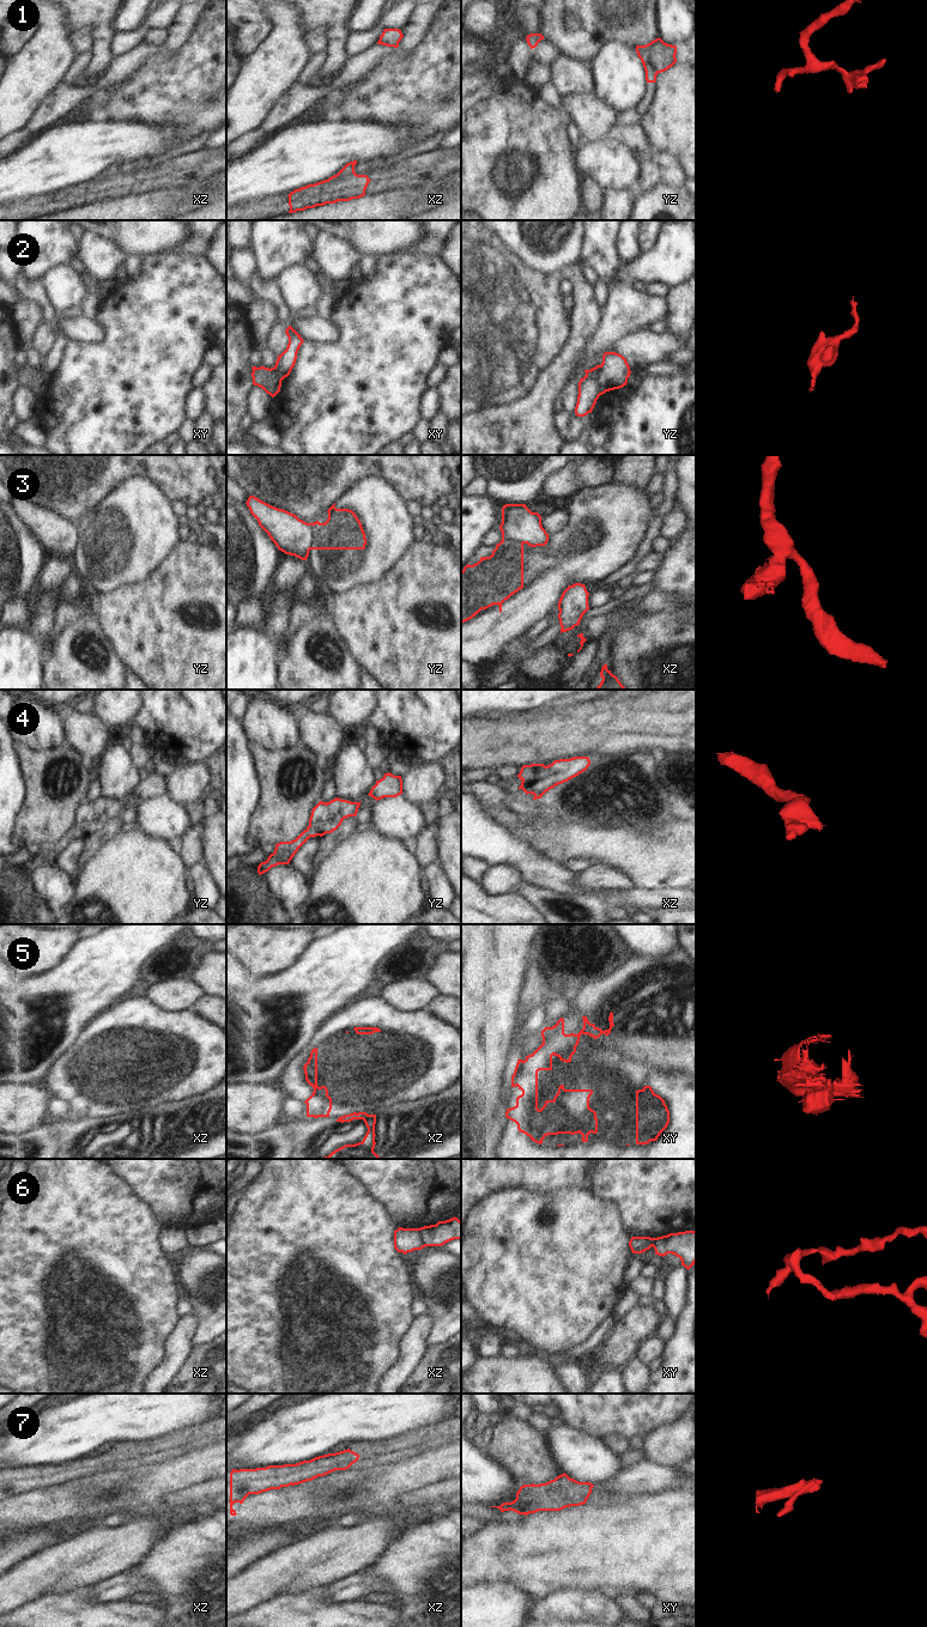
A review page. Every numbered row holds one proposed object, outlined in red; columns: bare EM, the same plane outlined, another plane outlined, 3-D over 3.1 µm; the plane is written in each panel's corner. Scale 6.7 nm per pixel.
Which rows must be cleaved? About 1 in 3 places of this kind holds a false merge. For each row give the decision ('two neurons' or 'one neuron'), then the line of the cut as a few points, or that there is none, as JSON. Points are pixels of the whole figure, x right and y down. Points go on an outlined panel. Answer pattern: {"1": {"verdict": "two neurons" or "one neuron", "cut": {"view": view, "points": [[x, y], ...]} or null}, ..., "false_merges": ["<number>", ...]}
{"1": {"verdict": "two neurons", "cut": {"view": "yz", "points": [[649, 43], [653, 47], [649, 64], [656, 73]]}}, "2": {"verdict": "two neurons", "cut": {"view": "yz", "points": [[600, 365], [597, 372], [599, 394]]}}, "3": {"verdict": "two neurons", "cut": {"view": "yz", "points": [[310, 523], [313, 529], [311, 548]]}}, "4": {"verdict": "one neuron", "cut": null}, "5": {"verdict": "two neurons", "cut": {"view": "xz", "points": [[368, 1115], [363, 1119]]}}, "6": {"verdict": "two neurons", "cut": {"view": "xz", "points": [[417, 1228], [424, 1246]]}}, "7": {"verdict": "one neuron", "cut": null}, "false_merges": ["1", "2", "3", "5", "6"]}

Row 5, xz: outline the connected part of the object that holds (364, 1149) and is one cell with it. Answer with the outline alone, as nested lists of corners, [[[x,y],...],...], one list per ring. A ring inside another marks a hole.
[[[368,1115],[363,1121],[368,1131],[362,1142],[345,1145],[322,1159],[380,1159],[374,1152],[376,1115]]]

